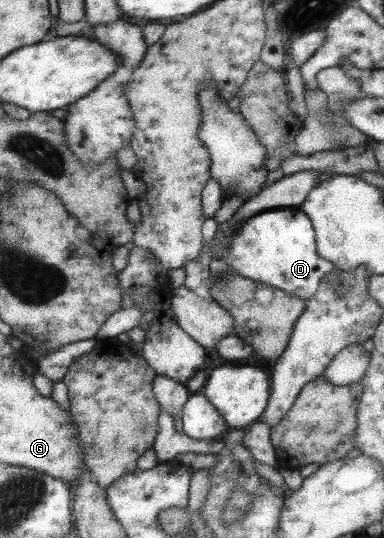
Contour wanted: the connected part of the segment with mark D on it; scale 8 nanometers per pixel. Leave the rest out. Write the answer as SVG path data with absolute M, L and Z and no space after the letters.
M297 206L261 212L244 219L226 243L225 253L215 258L222 259L238 276L304 300L311 298L324 275L335 269L328 259L318 254L312 225Z

